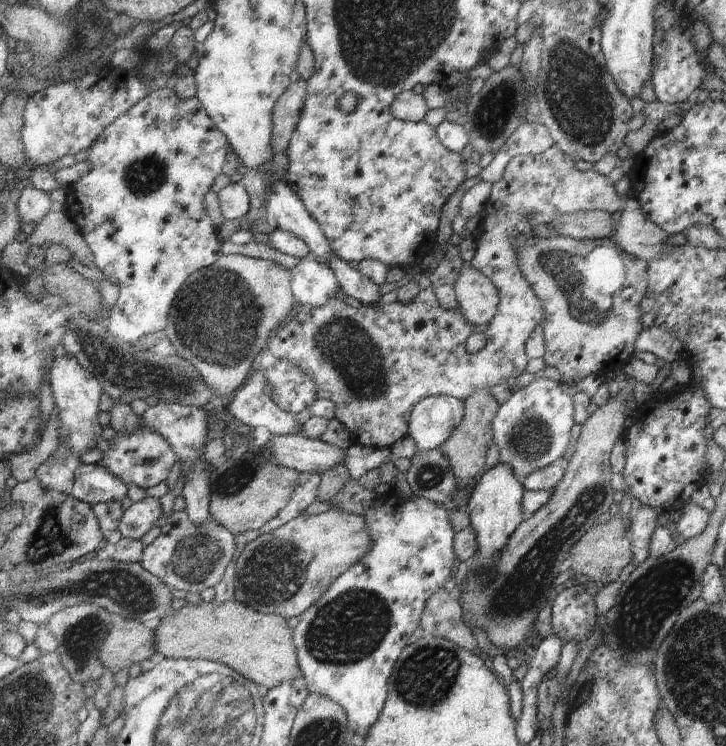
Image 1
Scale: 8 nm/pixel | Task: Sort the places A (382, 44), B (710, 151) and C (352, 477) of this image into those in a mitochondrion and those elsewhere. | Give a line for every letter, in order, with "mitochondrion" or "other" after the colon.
A: mitochondrion
B: other
C: other

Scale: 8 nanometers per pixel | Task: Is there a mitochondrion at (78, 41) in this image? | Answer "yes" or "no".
yes

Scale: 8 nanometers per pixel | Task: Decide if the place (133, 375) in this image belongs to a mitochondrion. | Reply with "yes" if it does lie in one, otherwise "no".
yes

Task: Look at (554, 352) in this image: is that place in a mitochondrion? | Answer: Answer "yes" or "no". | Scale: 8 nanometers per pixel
no

